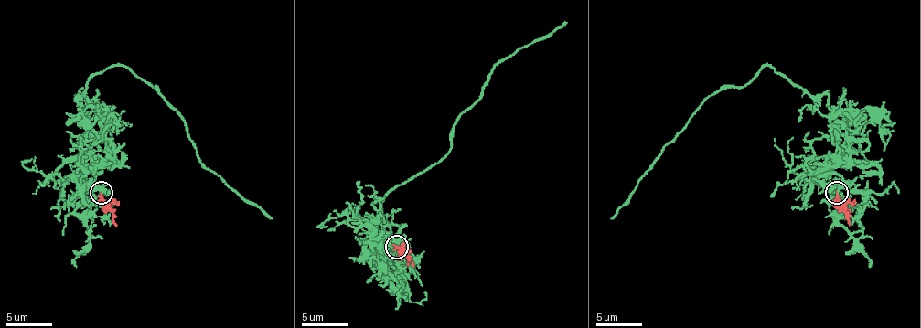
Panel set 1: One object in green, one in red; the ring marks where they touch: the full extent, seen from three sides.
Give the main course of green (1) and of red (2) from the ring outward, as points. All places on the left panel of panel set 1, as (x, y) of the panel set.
1: (102, 191), (86, 129), (95, 106), (81, 95), (95, 74), (123, 65), (185, 122), (197, 157), (273, 219)
2: (102, 191), (102, 201), (116, 226)

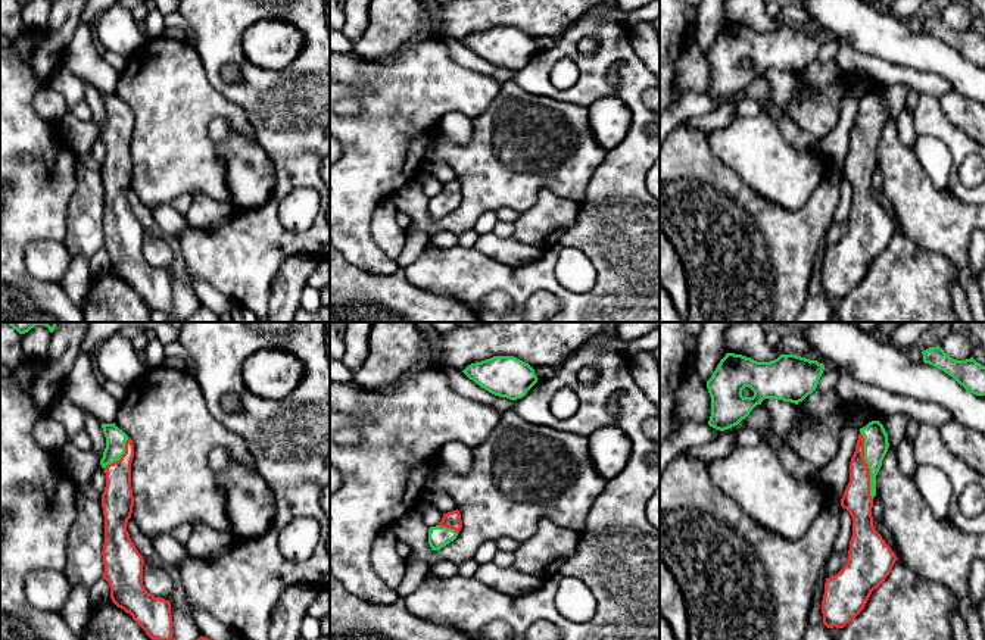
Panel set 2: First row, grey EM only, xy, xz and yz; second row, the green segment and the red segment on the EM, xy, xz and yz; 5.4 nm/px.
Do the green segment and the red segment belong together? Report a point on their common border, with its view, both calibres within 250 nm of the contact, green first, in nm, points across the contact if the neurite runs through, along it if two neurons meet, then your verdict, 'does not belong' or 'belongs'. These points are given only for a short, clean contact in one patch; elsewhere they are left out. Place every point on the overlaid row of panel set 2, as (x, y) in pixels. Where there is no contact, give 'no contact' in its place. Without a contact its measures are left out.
contact yz (867, 464); calibres 130 and 160 nm; way yz (876, 445), (869, 452), (867, 464), (857, 500); belongs

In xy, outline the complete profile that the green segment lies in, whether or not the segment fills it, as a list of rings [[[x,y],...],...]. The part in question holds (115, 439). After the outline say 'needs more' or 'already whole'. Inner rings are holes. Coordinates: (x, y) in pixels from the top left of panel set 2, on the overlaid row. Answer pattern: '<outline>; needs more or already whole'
[[[102,424],[106,449],[100,461],[106,474],[102,494],[105,515],[105,544],[102,550],[112,602],[133,616],[152,640],[172,639],[171,603],[155,597],[143,586],[144,559],[127,531],[134,496],[131,490],[131,462],[134,444],[113,424]]]; needs more

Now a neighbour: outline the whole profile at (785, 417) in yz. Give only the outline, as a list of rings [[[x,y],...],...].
[[[764,399],[761,405],[770,413],[772,431],[782,440],[785,440],[791,431],[808,427],[805,412],[795,403],[779,399]]]

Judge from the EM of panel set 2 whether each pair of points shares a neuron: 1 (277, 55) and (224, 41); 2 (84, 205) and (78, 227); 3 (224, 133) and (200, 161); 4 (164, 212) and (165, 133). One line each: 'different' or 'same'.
1: different
2: same
3: different
4: different

